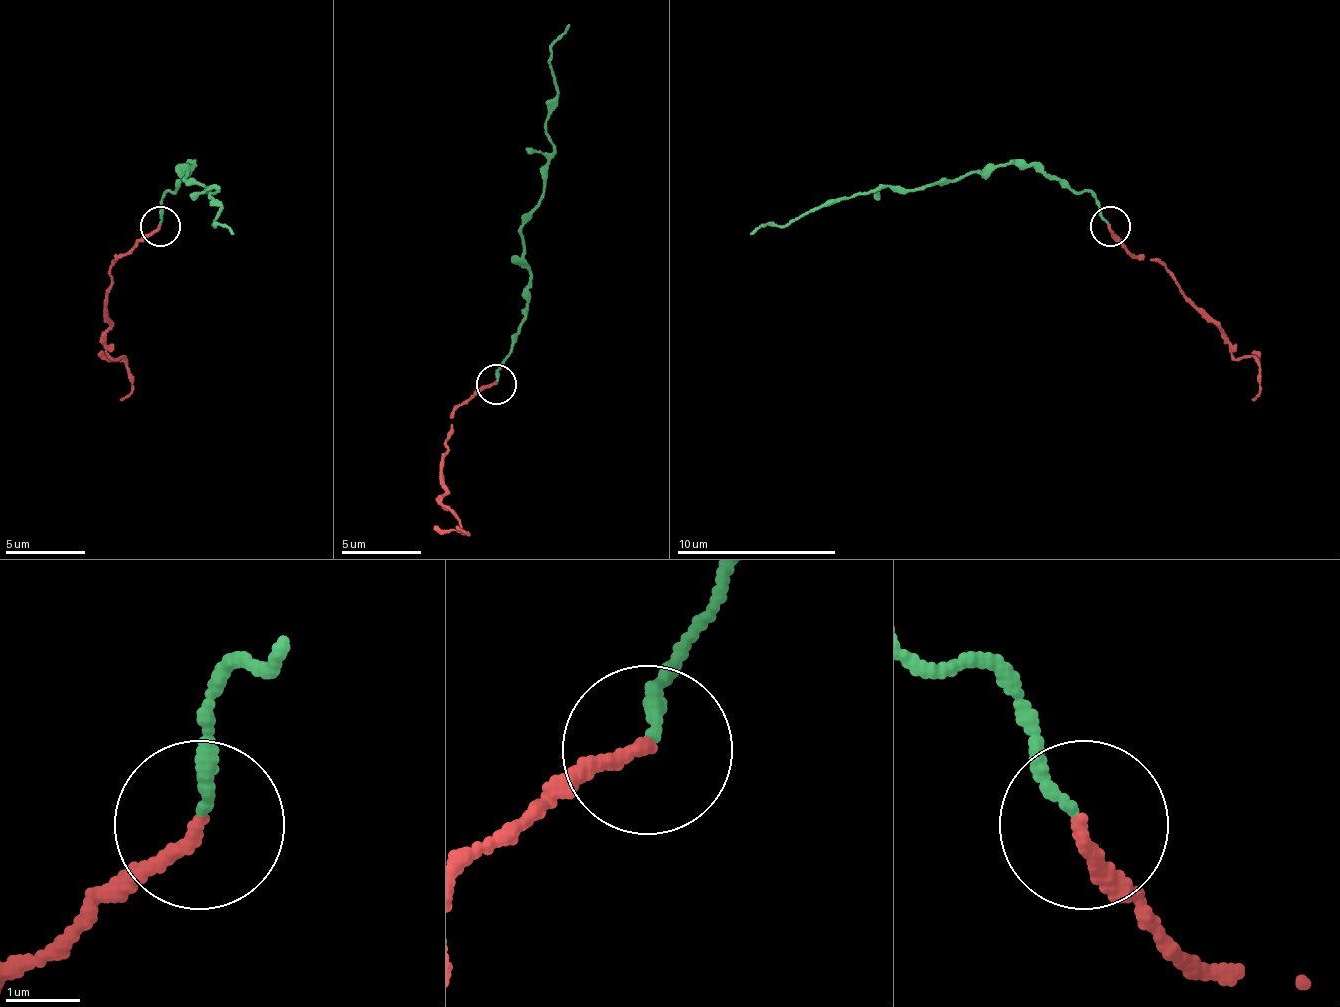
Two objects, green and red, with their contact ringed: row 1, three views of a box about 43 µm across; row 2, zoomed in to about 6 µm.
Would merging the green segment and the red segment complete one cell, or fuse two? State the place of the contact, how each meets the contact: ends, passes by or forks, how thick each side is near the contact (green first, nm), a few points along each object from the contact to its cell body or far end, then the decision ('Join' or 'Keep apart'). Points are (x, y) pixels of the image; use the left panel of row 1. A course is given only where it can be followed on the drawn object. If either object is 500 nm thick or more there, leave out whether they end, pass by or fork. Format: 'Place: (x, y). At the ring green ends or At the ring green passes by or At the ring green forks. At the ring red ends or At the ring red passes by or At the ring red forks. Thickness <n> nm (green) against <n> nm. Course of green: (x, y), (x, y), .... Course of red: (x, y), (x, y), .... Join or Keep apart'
Place: (160, 226). At the ring green ends. At the ring red ends. Thickness 160 nm (green) against 180 nm. Course of green: (159, 225), (159, 201), (195, 165), (187, 181), (219, 189), (215, 225), (235, 233). Course of red: (159, 225), (119, 257), (111, 269), (107, 349), (131, 369), (131, 393), (119, 401). Join

